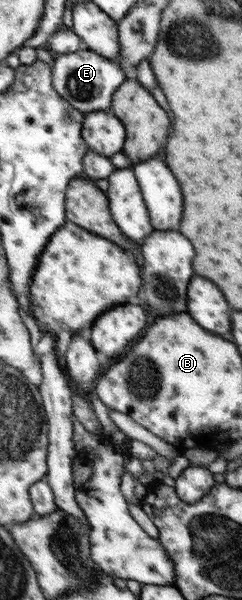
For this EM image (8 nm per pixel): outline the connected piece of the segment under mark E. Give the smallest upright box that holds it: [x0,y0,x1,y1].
[55,48,132,114]

